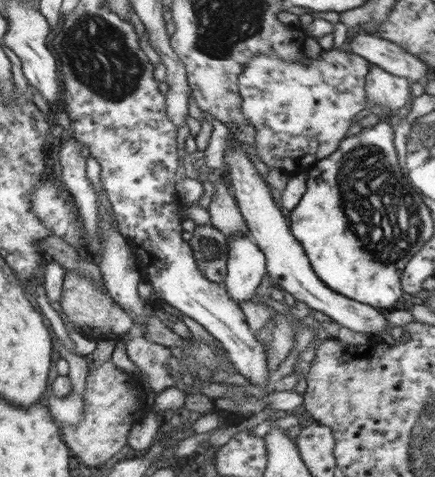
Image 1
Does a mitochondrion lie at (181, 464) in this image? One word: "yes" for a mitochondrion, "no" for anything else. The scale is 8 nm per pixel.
no

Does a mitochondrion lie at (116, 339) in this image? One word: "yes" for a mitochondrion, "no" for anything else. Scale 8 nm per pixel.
no

